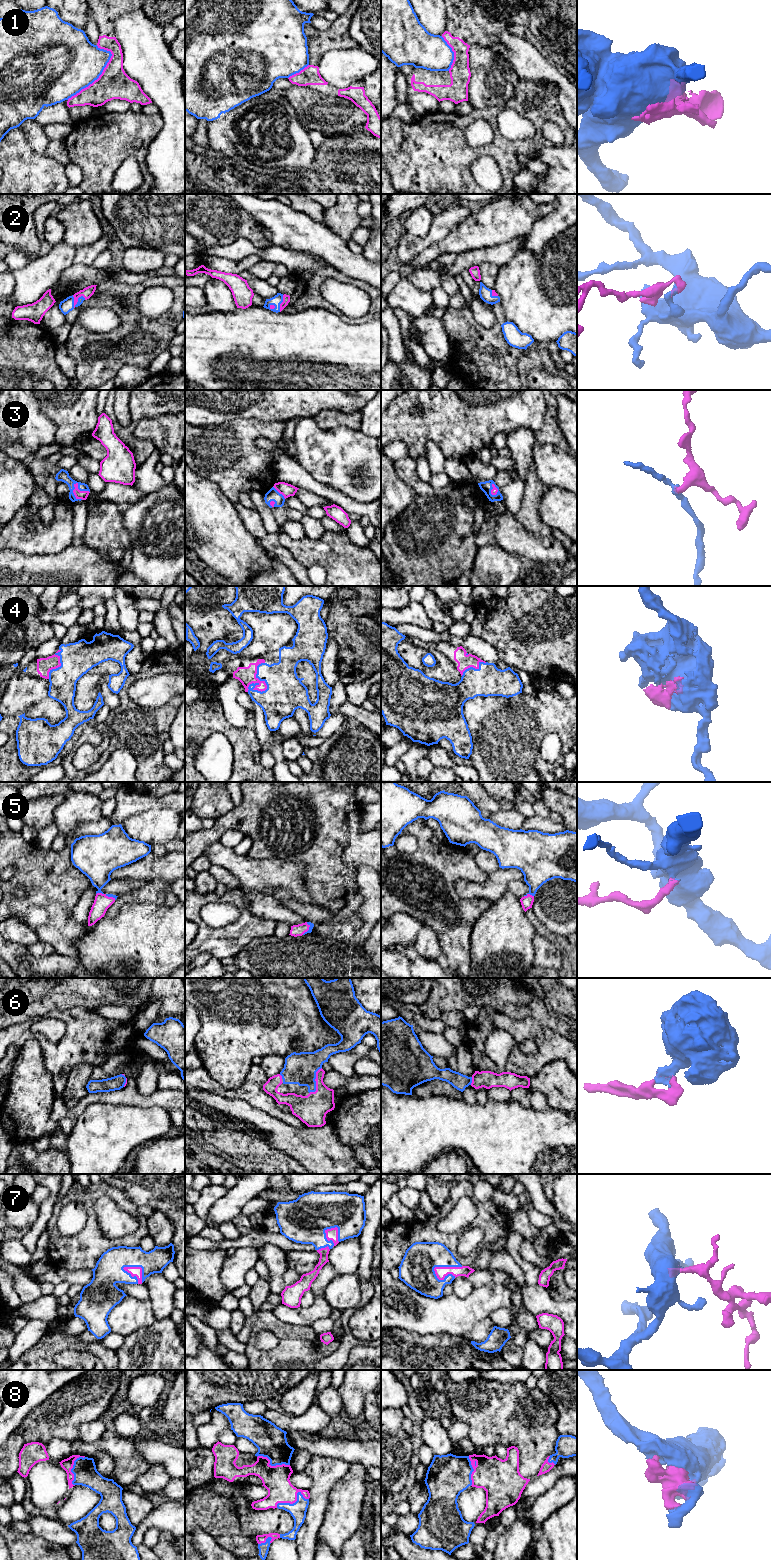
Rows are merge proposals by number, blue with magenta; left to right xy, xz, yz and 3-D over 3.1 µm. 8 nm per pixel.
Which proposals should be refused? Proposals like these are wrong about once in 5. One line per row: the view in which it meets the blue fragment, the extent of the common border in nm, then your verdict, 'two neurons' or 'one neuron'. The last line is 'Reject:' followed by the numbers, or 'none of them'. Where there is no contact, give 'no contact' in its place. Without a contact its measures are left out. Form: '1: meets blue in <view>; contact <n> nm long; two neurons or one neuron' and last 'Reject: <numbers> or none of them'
1: meets blue in xy; contact 500 nm long; one neuron
2: meets blue in xz; contact 140 nm long; one neuron
3: meets blue in xy; contact 150 nm long; one neuron
4: meets blue in xz; contact 280 nm long; one neuron
5: meets blue in yz; contact 80 nm long; one neuron
6: meets blue in xz; contact 240 nm long; one neuron
7: meets blue in yz; contact 240 nm long; one neuron
8: meets blue in xz; contact 280 nm long; one neuron
Reject: none of them

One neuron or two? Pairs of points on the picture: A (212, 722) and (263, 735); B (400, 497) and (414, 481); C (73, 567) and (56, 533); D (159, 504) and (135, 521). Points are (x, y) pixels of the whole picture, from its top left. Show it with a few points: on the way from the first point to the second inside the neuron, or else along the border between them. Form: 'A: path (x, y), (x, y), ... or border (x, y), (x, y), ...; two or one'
A: border (252, 711), (255, 735), (261, 749); two
B: border (395, 467), (395, 470), (412, 487), (416, 495); two
C: border (71, 543), (58, 552), (41, 554); two
D: path (153, 510), (144, 519), (141, 519); one

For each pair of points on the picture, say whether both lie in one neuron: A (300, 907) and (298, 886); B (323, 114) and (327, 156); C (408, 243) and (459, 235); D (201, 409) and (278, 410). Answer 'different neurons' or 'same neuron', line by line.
A: different neurons
B: different neurons
C: different neurons
D: same neuron

